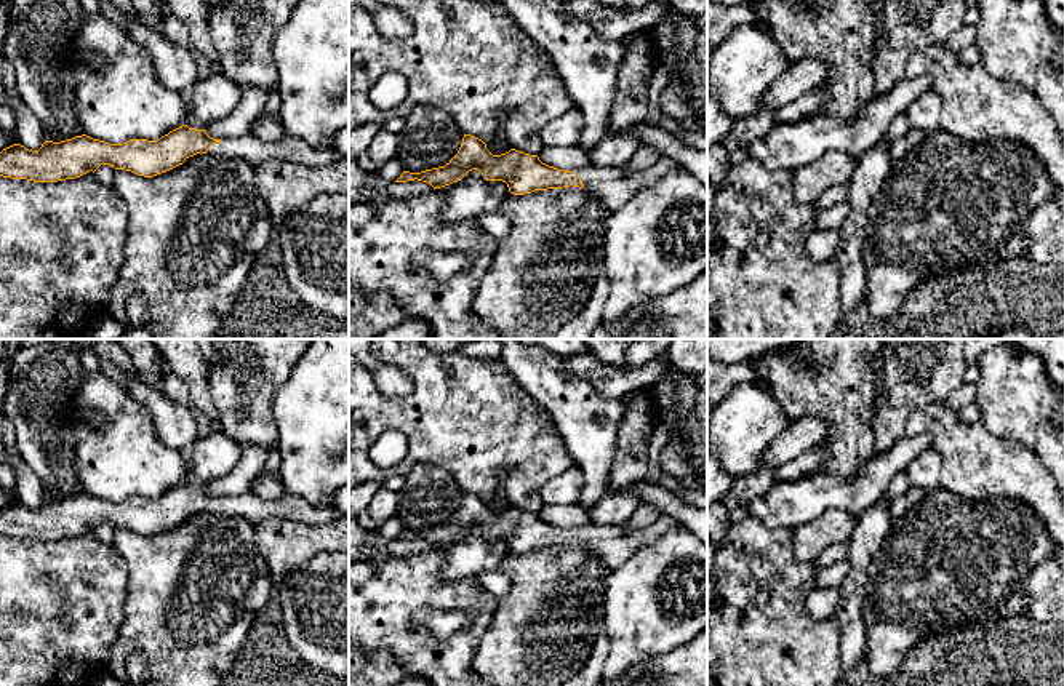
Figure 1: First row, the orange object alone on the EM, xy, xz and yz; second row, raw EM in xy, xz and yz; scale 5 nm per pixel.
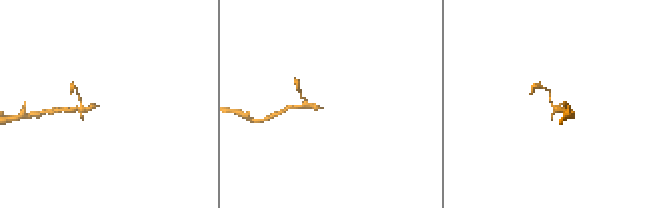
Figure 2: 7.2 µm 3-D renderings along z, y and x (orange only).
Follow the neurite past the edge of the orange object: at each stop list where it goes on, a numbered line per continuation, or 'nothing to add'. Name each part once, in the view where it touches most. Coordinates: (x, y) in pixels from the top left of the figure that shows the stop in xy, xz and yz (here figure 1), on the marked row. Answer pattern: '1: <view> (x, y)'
1: xy (252, 151)

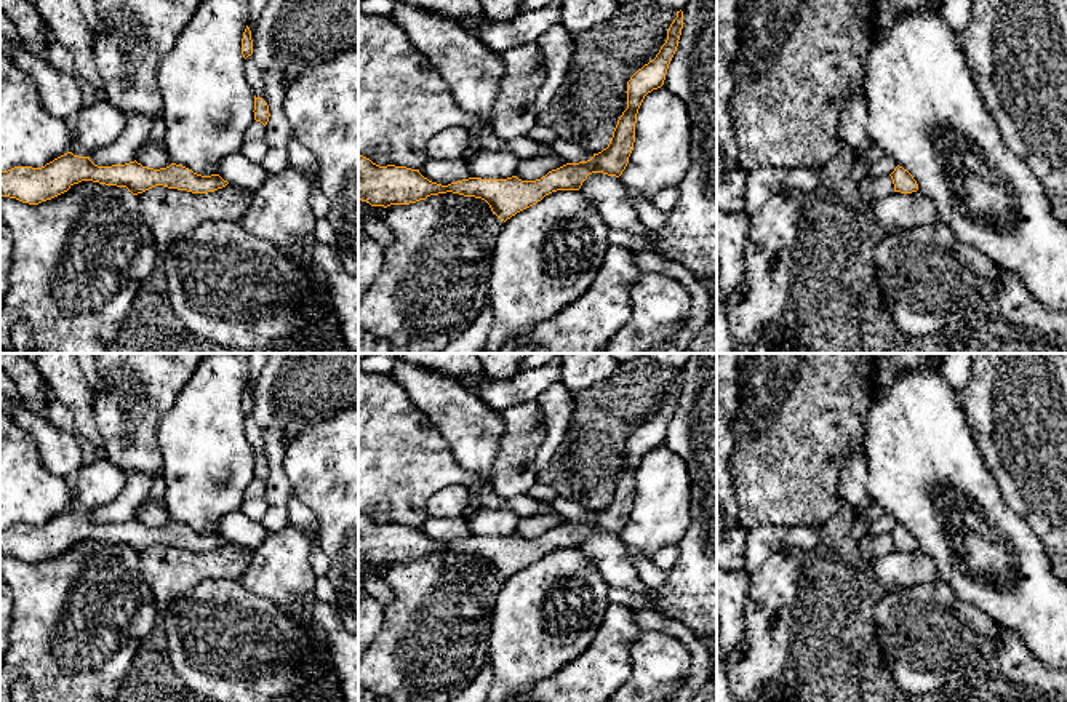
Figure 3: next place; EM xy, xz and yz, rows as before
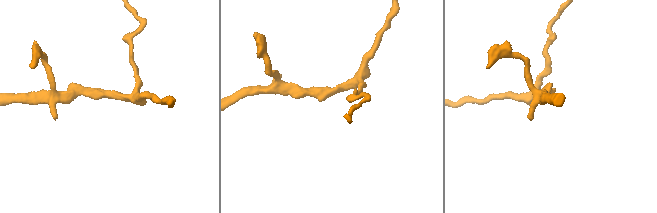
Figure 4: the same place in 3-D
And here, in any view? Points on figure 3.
nothing to add

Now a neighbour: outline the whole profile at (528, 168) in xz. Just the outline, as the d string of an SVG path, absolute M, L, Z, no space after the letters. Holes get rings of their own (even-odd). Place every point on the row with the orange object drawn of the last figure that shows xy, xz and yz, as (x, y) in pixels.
M552 154L542 158L523 158L518 163L515 176L522 181L536 181L545 176L549 171L566 165L560 155Z

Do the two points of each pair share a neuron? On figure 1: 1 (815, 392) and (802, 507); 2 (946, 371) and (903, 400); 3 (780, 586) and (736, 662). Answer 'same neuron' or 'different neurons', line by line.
1: different neurons
2: same neuron
3: same neuron

